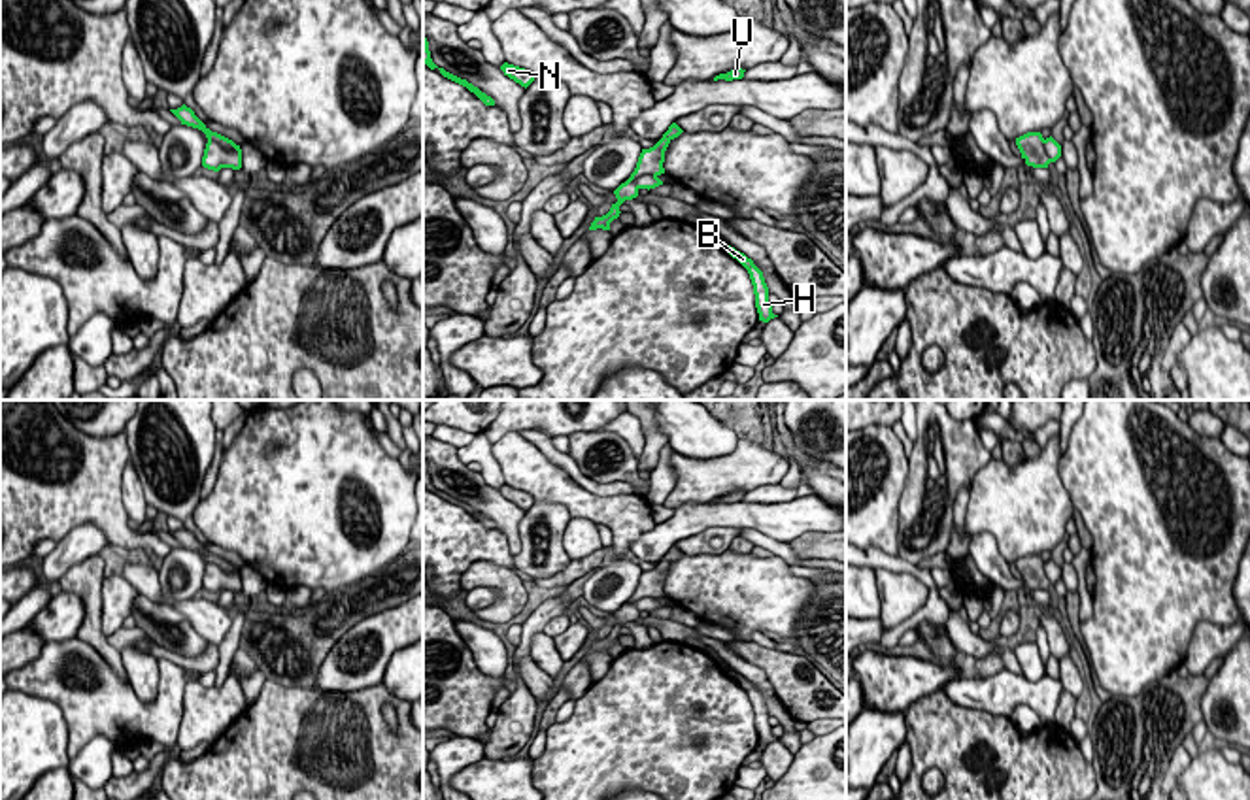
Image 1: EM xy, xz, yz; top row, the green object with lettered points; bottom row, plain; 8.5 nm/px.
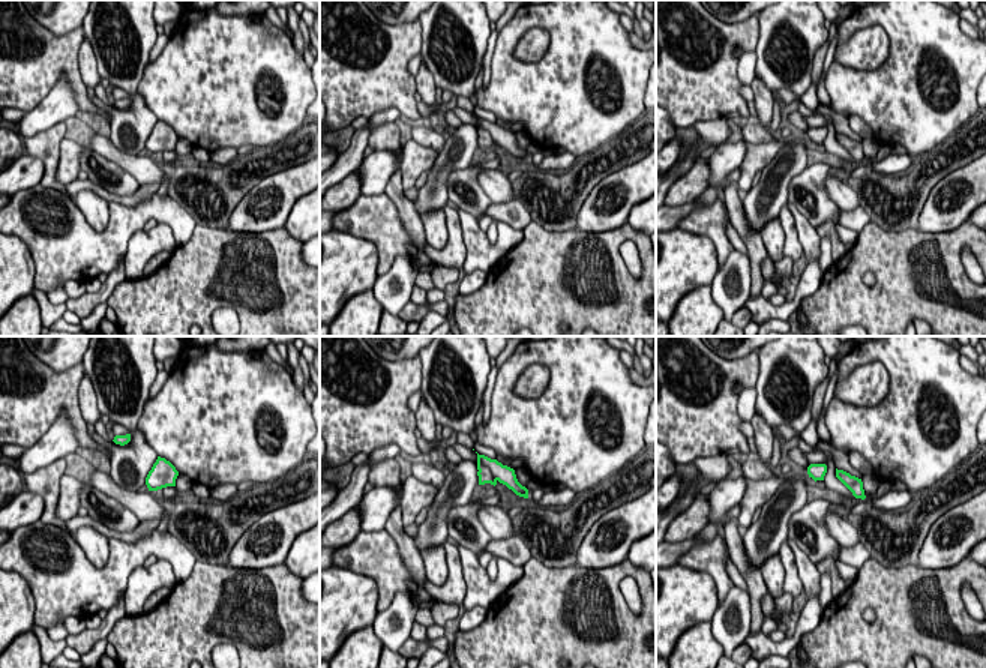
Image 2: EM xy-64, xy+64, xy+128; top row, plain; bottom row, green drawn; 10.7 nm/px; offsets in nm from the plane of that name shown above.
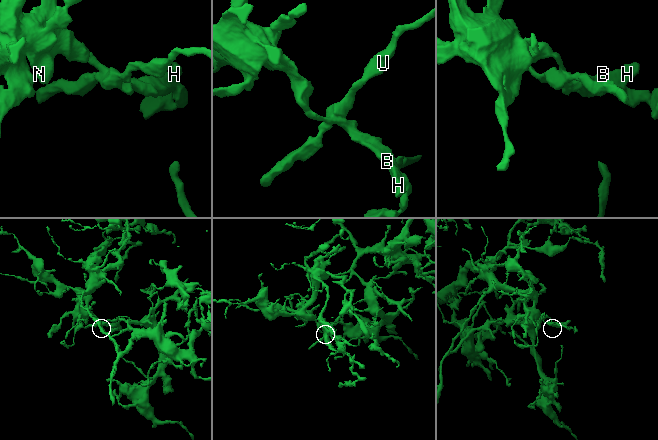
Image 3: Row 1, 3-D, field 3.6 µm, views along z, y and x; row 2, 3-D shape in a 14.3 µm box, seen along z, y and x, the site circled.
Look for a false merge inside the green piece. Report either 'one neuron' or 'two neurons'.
one neuron

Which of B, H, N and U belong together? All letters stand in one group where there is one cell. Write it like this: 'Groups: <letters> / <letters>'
Groups: B H N U

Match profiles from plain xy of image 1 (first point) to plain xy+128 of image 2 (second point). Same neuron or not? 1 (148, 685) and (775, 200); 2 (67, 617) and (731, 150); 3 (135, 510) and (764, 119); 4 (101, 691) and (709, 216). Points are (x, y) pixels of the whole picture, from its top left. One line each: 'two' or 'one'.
1: two
2: one
3: one
4: one

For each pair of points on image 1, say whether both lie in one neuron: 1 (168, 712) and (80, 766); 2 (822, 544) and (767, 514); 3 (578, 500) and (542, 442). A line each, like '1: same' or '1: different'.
1: different
2: different
3: different

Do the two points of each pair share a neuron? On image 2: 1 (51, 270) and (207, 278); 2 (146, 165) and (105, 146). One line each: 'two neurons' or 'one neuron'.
1: two neurons
2: one neuron

